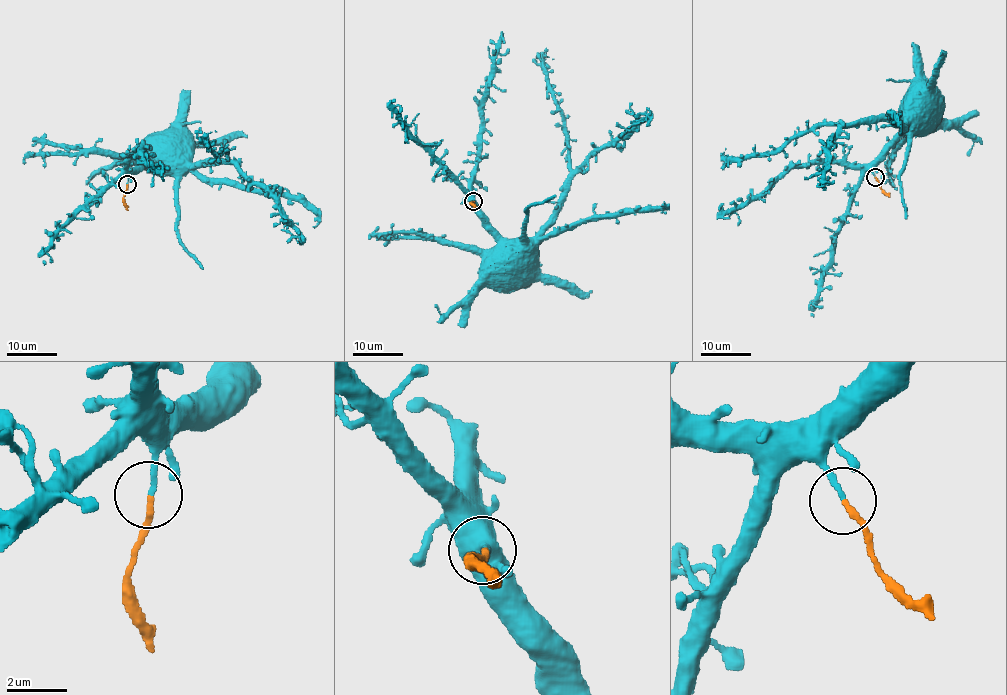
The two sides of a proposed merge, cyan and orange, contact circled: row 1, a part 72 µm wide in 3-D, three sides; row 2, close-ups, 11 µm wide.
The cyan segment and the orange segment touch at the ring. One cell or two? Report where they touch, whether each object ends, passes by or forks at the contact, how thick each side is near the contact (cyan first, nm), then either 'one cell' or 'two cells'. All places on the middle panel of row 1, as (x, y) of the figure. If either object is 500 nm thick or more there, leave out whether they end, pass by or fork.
(473, 201) | cyan ends | orange ends | 180/200 nm | two cells

